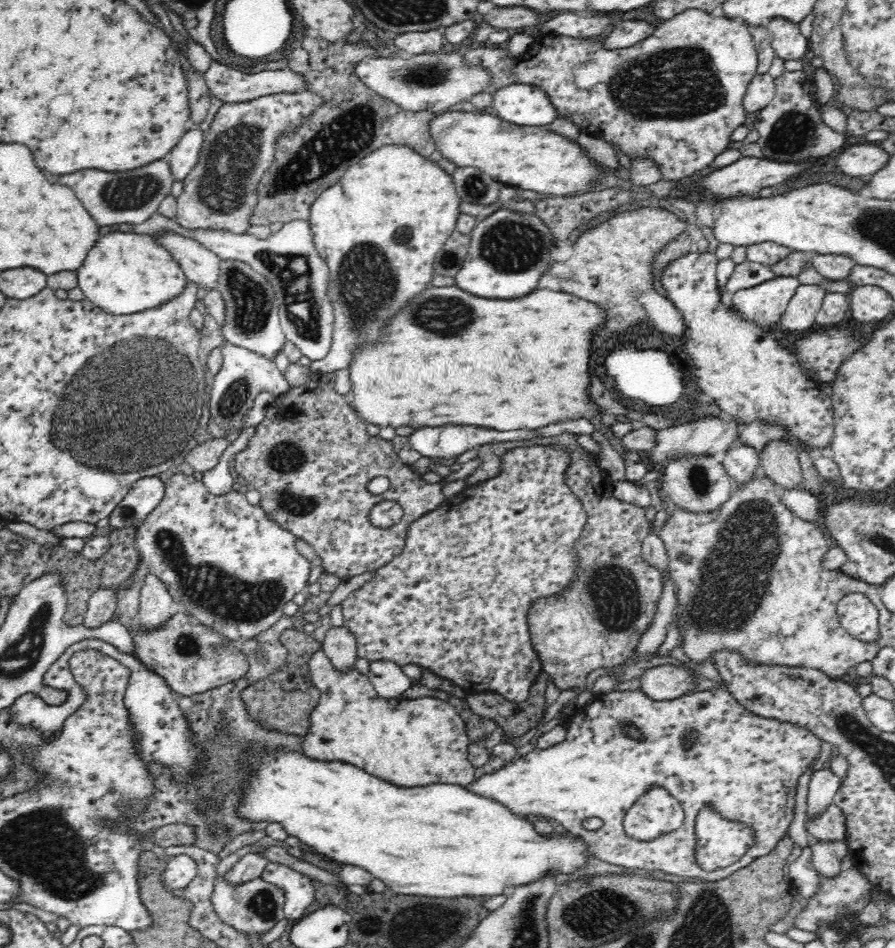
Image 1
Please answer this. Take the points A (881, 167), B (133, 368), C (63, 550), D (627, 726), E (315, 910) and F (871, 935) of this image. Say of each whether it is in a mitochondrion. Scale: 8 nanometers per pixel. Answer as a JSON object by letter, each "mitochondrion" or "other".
{"A":"other","B":"mitochondrion","C":"other","D":"other","E":"other","F":"other"}

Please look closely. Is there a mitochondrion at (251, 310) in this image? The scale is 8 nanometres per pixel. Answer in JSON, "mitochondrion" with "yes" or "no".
{"mitochondrion":"yes"}

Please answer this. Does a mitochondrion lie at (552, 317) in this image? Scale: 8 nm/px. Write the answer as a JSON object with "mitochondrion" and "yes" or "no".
{"mitochondrion":"no"}

